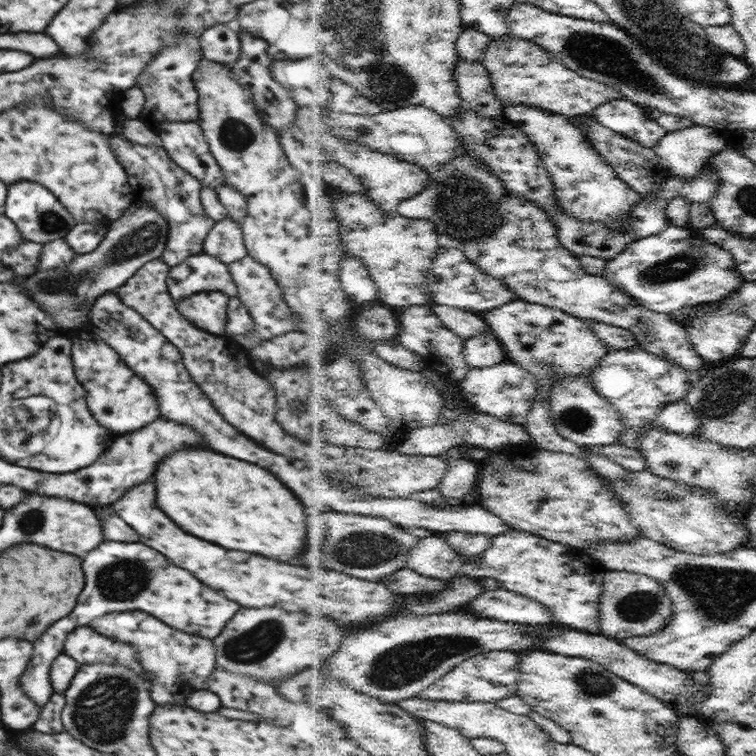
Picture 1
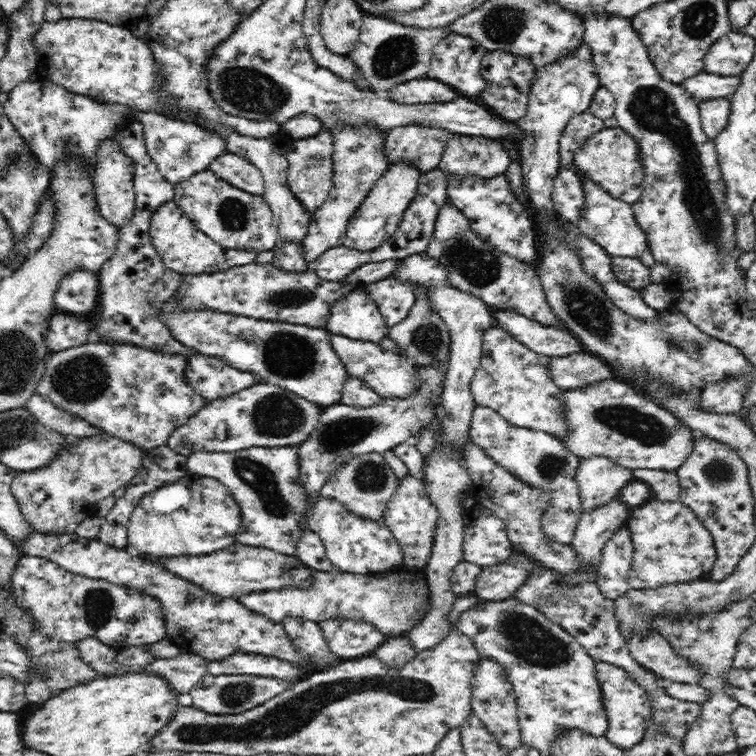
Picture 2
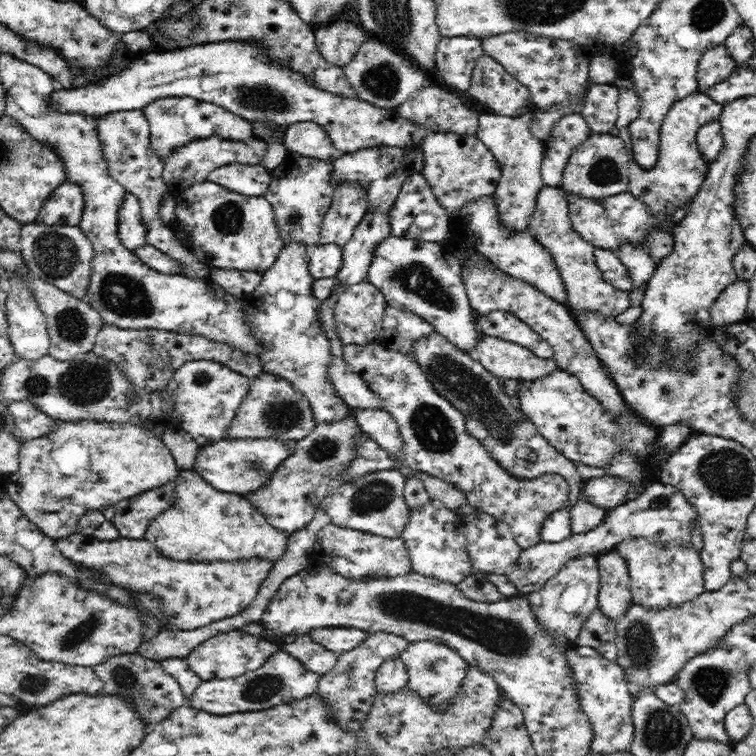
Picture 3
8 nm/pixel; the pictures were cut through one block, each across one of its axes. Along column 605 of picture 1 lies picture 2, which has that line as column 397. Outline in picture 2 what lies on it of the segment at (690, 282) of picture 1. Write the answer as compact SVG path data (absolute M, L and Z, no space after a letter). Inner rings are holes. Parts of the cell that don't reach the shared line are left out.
M410 255L404 259L404 264L398 268L396 278L414 284L427 284L433 286L432 301L440 316L444 318L450 329L451 346L448 356L447 372L444 380L444 392L440 398L442 414L437 421L438 432L436 432L433 447L425 454L421 468L421 481L423 491L431 506L435 508L437 519L433 528L433 541L431 542L431 553L426 564L427 584L432 593L432 608L428 615L418 624L414 625L406 634L413 640L416 651L430 648L438 644L452 628L448 625L448 611L456 596L449 590L449 574L455 564L462 562L463 558L463 536L465 533L463 496L472 485L470 469L466 465L464 448L470 445L470 430L473 428L474 410L476 403L471 395L470 385L474 376L475 368L478 366L481 356L481 336L490 325L494 324L494 309L488 306L484 300L470 293L460 292L450 287L444 270L435 260L427 255Z

